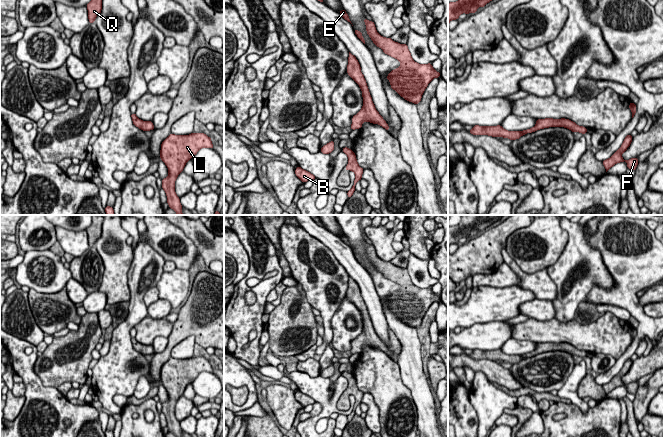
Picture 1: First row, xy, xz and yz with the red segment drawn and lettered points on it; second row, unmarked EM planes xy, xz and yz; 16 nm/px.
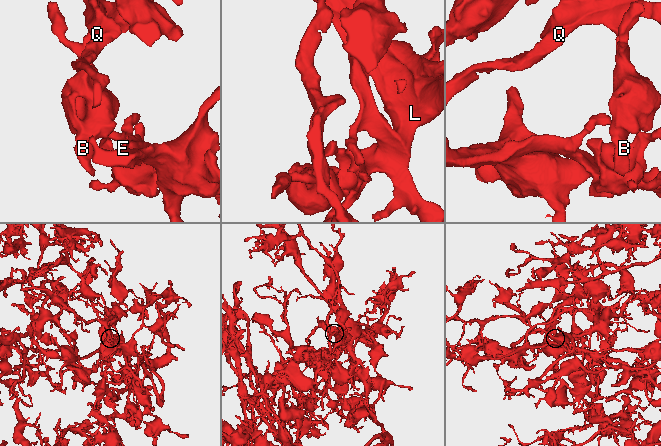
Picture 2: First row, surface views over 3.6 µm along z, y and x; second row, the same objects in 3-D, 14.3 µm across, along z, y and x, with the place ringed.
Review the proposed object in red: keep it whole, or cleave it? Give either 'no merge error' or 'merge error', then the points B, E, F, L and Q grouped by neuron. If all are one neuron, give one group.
no merge error; B E F L Q

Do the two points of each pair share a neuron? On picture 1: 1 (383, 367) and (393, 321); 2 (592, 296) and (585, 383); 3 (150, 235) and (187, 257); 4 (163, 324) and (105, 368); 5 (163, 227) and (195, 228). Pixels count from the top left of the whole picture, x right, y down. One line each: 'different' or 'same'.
1: different
2: different
3: same
4: different
5: different

